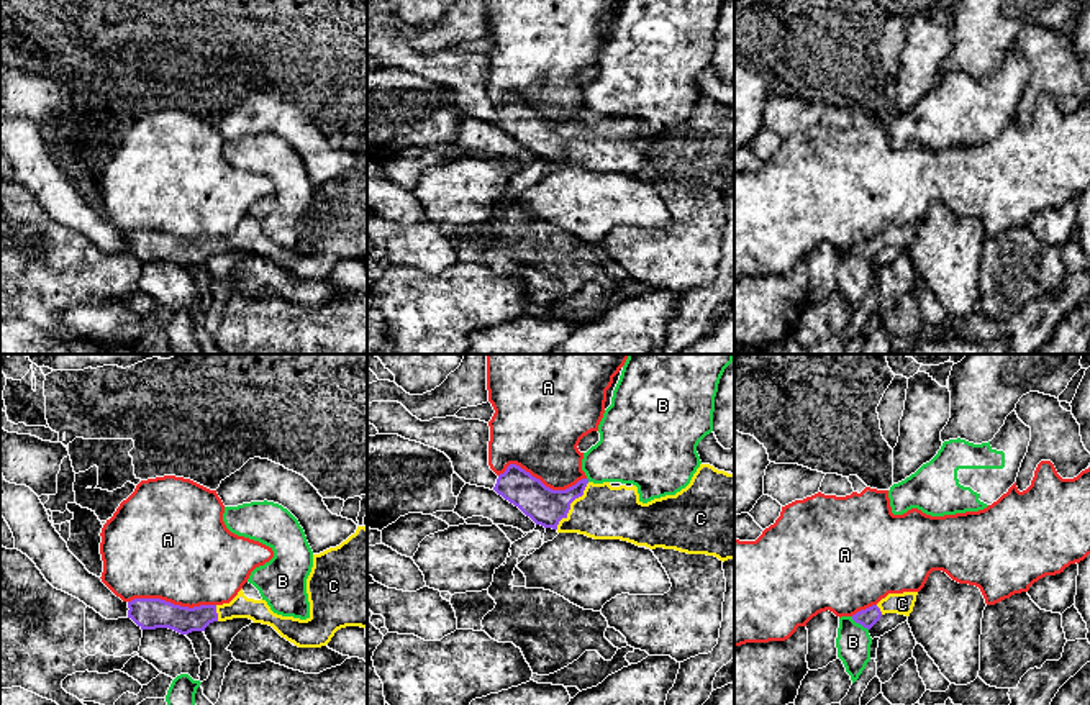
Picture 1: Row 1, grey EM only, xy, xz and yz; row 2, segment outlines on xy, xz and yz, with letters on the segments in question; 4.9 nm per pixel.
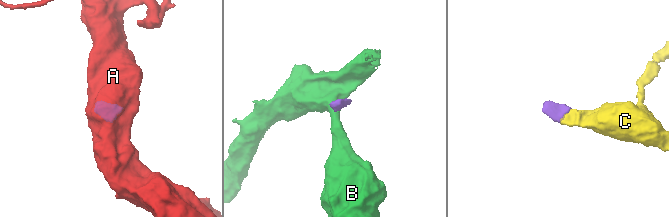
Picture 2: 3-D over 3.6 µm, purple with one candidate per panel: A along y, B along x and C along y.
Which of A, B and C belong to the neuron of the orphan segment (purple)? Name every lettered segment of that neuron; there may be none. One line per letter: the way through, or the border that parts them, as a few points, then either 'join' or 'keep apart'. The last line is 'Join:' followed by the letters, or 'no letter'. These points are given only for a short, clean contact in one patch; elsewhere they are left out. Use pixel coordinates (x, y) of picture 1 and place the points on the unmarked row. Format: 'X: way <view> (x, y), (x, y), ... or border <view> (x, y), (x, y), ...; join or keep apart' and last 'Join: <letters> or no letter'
A: keep apart
B: border yz (851, 250), (867, 263); keep apart
C: way xz (546, 140), (569, 138), (604, 145); join
Join: C

